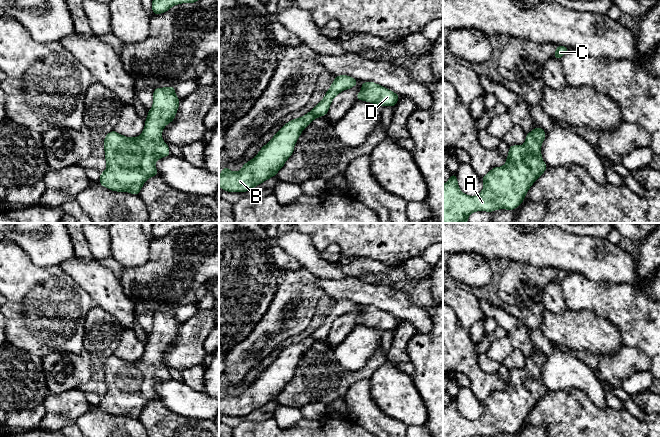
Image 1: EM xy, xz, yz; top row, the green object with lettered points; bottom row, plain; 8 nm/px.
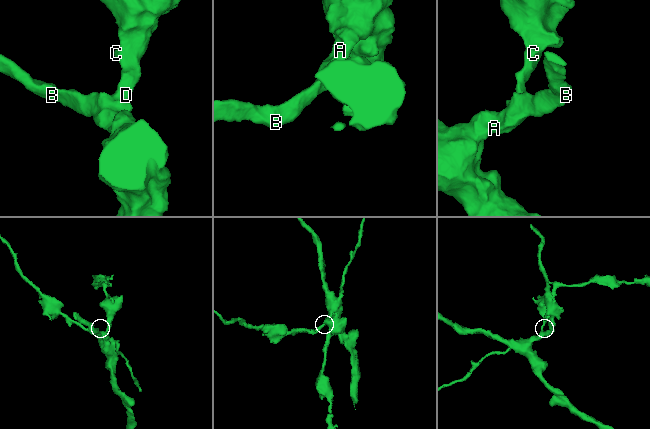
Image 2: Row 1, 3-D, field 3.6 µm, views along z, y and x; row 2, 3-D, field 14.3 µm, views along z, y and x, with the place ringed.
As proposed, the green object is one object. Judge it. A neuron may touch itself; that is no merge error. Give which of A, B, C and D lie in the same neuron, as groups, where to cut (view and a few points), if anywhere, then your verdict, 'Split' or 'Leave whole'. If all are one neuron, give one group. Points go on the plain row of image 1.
Groups: A B C D. No split. Leave whole

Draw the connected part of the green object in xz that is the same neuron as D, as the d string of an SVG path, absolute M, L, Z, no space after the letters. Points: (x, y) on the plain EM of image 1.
M362 306L362 314L357 318L356 323L393 331L398 326L399 319L375 306Z

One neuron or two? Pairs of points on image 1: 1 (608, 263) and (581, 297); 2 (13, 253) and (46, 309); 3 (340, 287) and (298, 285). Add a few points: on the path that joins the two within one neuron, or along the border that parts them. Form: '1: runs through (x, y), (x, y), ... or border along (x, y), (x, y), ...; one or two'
1: border along (573, 271), (596, 281), (618, 284); two
2: runs through (13, 267), (13, 274), (34, 295); one
3: border along (317, 278), (315, 285), (324, 294); two

